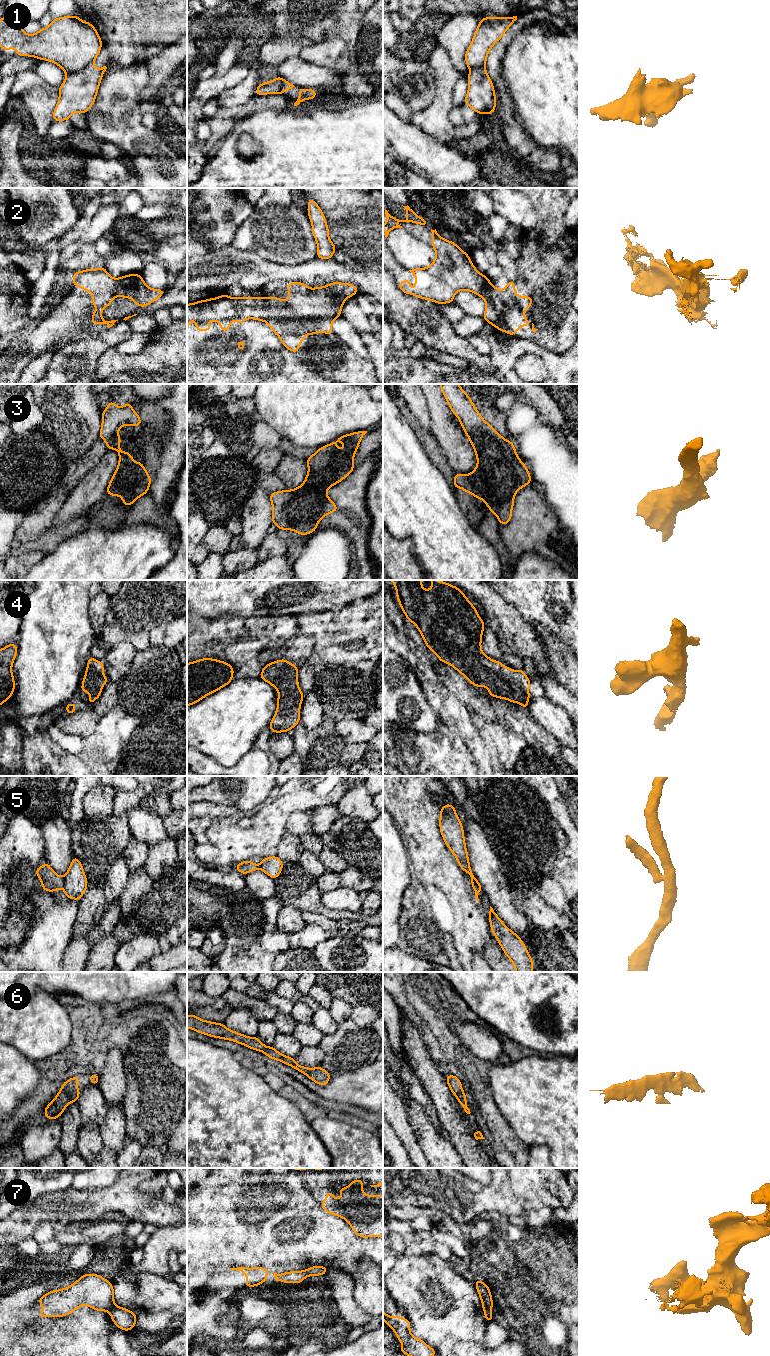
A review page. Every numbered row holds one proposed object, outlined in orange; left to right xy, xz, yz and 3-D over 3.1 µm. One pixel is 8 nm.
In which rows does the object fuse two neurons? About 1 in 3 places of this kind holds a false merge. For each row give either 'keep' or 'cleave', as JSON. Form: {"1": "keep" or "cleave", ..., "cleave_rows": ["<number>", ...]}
{"1": "cleave", "2": "keep", "3": "cleave", "4": "keep", "5": "cleave", "6": "keep", "7": "cleave", "cleave_rows": ["1", "3", "5", "7"]}

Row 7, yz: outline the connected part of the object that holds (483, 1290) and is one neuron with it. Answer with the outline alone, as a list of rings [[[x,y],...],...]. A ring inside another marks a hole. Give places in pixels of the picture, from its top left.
[[[475,1279],[476,1282],[476,1289],[480,1296],[481,1302],[482,1302],[482,1308],[483,1310],[490,1310],[493,1307],[493,1301],[492,1301],[492,1295],[490,1292],[489,1287],[487,1284],[483,1281],[480,1281],[479,1279]]]

